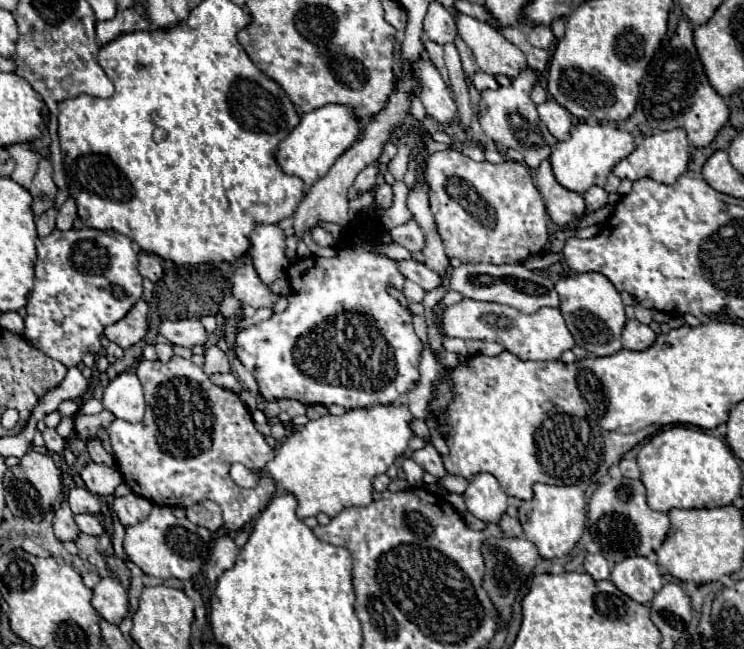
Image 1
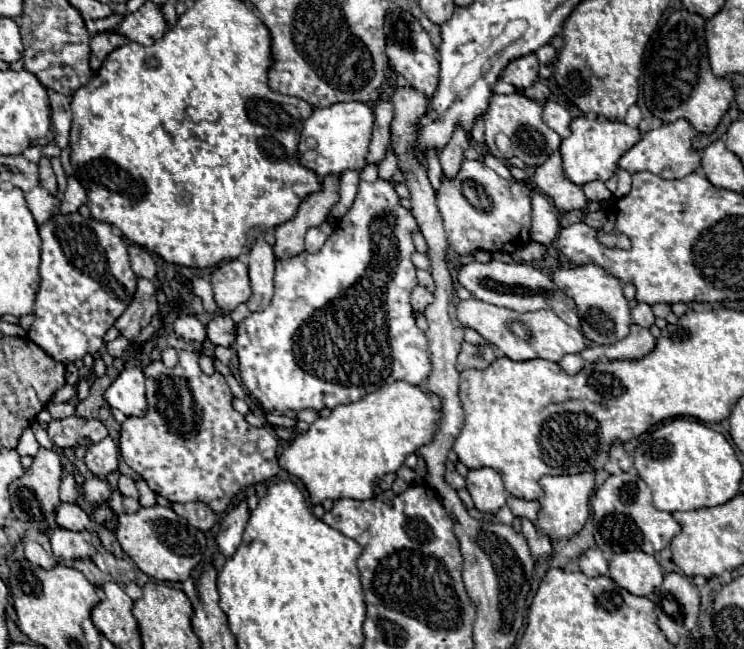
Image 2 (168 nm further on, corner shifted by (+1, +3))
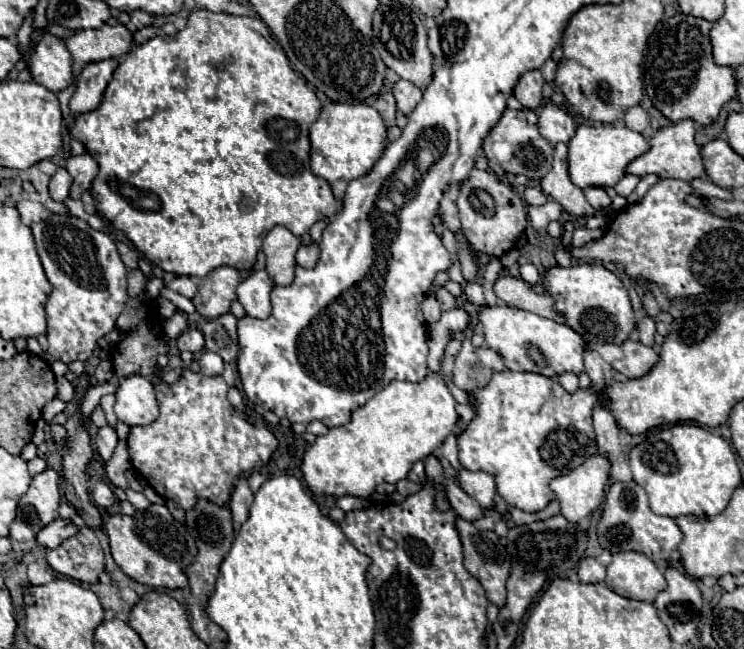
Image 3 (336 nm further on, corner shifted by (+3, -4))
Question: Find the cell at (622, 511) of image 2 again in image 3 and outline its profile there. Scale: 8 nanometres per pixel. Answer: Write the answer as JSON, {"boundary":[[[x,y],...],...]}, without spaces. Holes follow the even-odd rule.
{"boundary":[[[627,481],[627,483],[613,483],[609,487],[601,519],[597,523],[597,539],[599,545],[613,555],[621,551],[637,551],[653,561],[659,561],[671,557],[671,551],[677,549],[677,545],[683,539],[683,533],[677,527],[675,519],[655,515],[649,509],[647,493],[641,485],[637,485],[635,481]]]}

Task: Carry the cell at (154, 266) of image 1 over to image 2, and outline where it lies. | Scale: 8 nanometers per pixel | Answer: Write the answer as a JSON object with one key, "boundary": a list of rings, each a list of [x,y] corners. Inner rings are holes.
{"boundary":[[[129,244],[127,250],[129,250],[129,260],[131,260],[133,272],[141,278],[153,280],[157,276],[157,266],[155,266],[151,254],[145,248],[141,248],[139,244]]]}

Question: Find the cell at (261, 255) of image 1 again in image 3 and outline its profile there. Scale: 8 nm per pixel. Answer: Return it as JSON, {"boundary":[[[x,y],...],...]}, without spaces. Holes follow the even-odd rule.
{"boundary":[[[265,269],[251,271],[251,275],[237,287],[237,299],[245,307],[249,317],[255,317],[255,319],[269,317],[271,289],[273,289],[273,281]]]}

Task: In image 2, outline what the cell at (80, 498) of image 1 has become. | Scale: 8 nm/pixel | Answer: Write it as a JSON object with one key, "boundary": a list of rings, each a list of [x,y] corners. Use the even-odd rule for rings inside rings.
{"boundary":[[[93,476],[91,480],[87,480],[83,484],[83,490],[85,490],[85,500],[91,504],[91,506],[99,506],[99,504],[105,504],[111,496],[111,486],[105,478],[97,478]]]}

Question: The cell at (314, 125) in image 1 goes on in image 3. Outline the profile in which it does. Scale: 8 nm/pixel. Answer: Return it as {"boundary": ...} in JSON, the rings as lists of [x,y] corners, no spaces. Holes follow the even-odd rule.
{"boundary":[[[327,103],[323,105],[317,121],[309,129],[309,139],[311,139],[311,155],[309,155],[309,165],[311,171],[325,179],[327,183],[335,183],[339,179],[343,181],[353,181],[359,179],[361,175],[369,173],[377,159],[383,153],[383,143],[385,143],[385,125],[381,115],[365,105],[365,103]]]}

